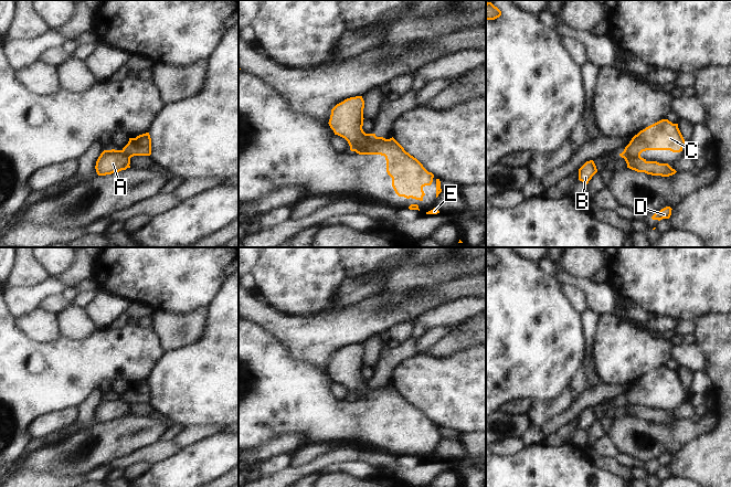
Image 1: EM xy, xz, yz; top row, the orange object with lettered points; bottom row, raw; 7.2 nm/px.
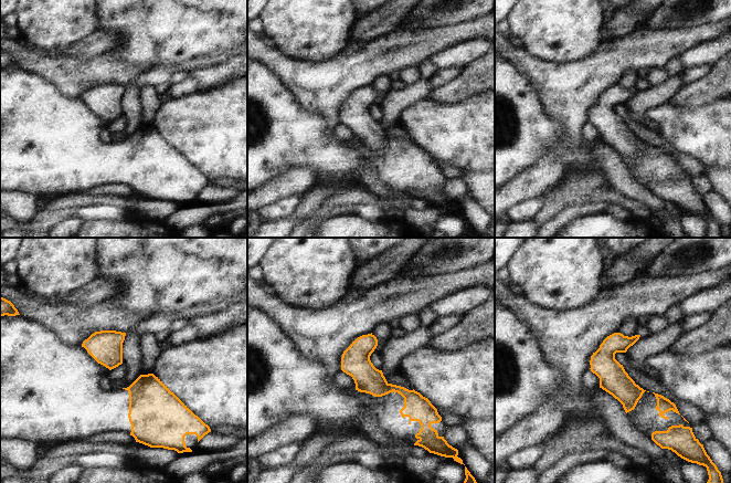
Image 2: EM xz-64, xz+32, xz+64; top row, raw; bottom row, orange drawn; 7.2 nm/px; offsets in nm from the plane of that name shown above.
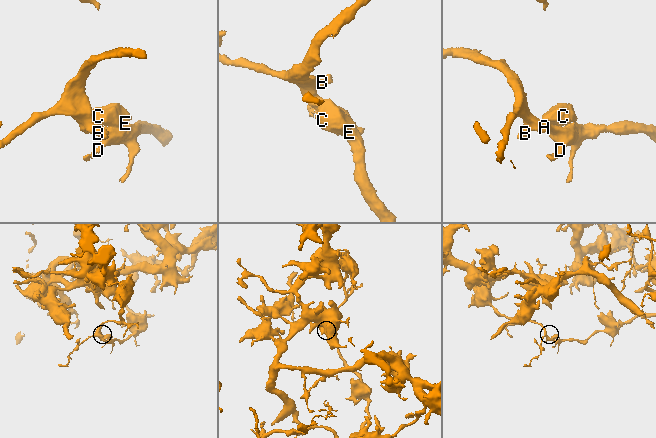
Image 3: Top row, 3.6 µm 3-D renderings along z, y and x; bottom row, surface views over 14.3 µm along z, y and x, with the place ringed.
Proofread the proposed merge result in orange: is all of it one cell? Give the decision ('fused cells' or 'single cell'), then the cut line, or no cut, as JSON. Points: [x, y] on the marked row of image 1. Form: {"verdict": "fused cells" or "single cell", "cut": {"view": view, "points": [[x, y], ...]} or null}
{"verdict": "fused cells", "cut": {"view": "xz", "points": [[375, 136], [374, 143], [370, 148], [356, 151]]}}

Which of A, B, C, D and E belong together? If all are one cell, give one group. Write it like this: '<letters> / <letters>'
A B D E / C

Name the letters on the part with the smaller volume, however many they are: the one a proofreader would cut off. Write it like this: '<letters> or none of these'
C

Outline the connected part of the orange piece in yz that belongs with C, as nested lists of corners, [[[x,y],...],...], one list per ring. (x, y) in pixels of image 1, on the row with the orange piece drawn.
[[[661,119],[635,135],[625,147],[624,153],[640,157],[646,150],[670,150],[680,152],[682,148],[690,150],[679,128],[678,124],[672,124],[668,119]]]

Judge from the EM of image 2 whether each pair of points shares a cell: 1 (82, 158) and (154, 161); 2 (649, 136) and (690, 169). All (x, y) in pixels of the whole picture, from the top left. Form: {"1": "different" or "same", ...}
{"1": "same", "2": "same"}

